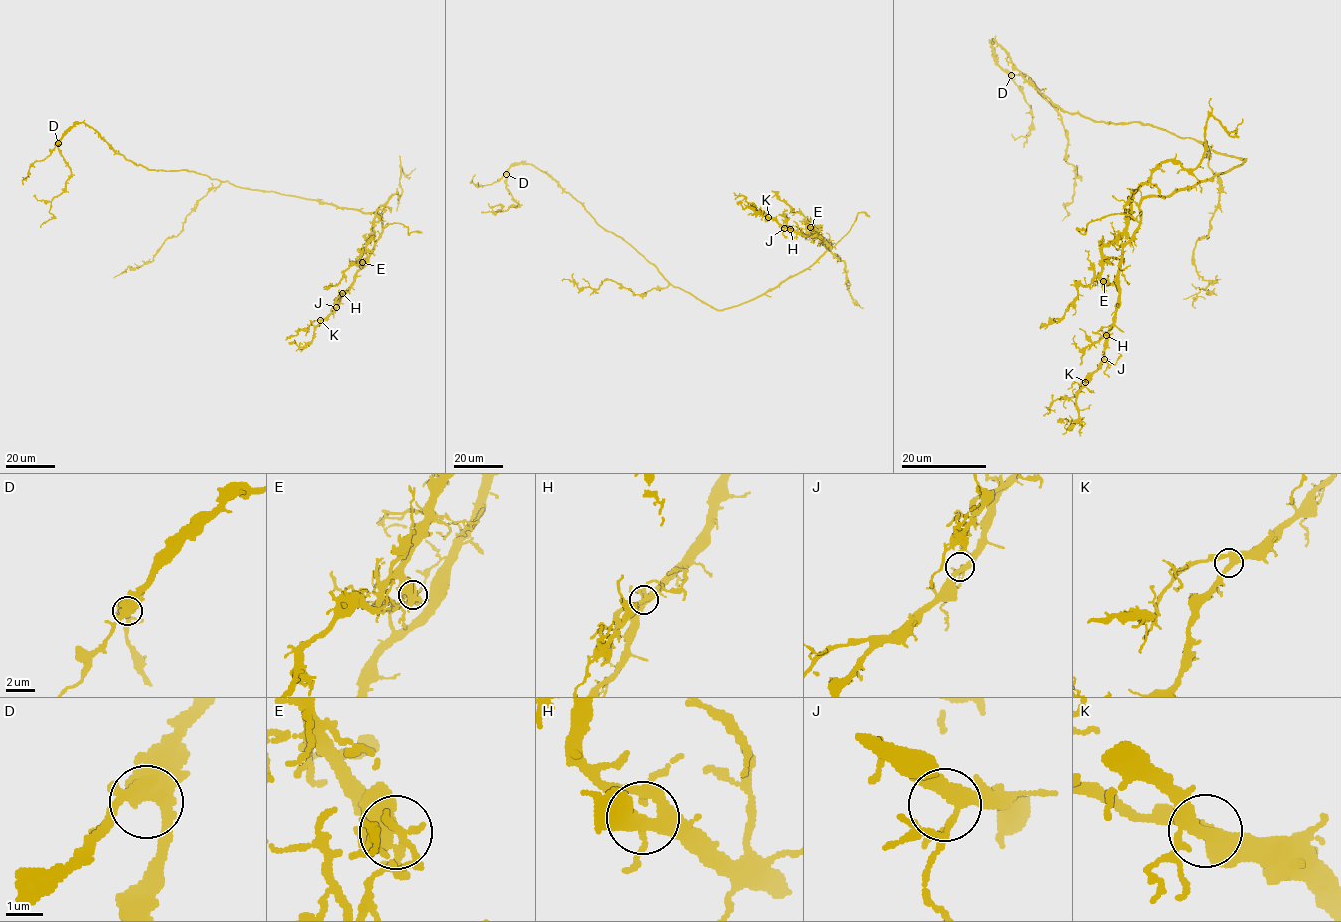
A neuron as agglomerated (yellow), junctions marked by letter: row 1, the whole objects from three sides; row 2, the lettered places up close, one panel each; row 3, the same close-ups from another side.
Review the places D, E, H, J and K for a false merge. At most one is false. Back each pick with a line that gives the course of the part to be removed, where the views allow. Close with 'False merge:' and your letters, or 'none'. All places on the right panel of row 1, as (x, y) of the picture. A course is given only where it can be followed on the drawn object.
E: course (1103, 281), (1101, 249), (1125, 230), (1133, 193), (1162, 162), (1195, 167), (1210, 116), (1230, 132), (1242, 119)
False merge: E

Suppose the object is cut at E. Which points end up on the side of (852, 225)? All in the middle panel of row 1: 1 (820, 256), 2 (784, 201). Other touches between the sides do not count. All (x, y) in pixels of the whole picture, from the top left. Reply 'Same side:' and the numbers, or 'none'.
Same side: 1

